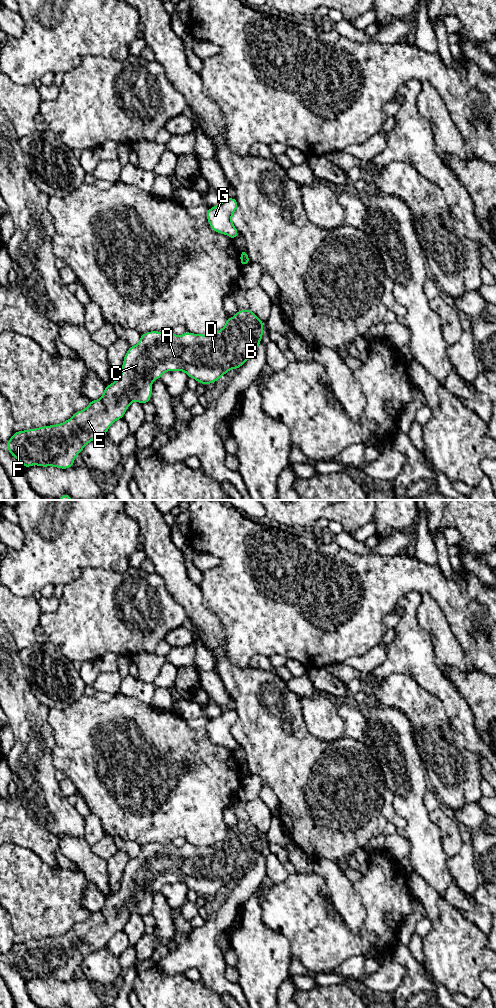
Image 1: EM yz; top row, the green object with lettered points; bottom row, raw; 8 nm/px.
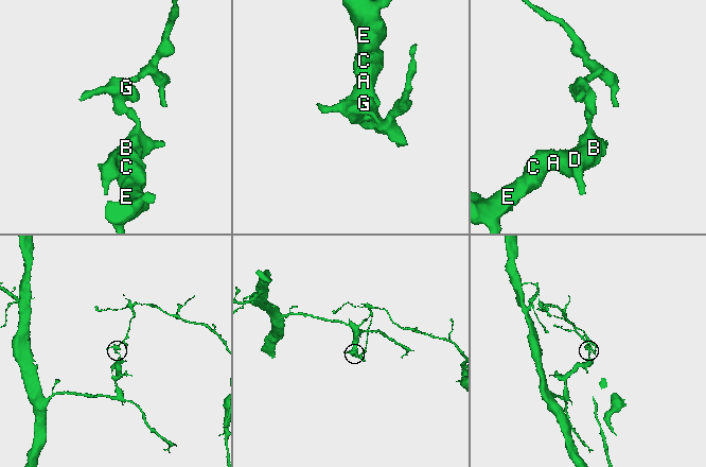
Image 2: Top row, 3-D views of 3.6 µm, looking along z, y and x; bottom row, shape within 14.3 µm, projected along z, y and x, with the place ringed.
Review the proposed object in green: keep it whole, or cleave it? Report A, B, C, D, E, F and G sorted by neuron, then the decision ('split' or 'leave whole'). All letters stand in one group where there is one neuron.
A B C D E F / G | split

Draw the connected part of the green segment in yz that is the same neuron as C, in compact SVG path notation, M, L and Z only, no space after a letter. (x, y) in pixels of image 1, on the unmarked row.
M249 820L237 822L232 830L227 829L225 838L211 847L193 846L186 843L181 848L170 844L149 843L141 846L136 858L129 858L122 876L121 887L110 897L104 899L103 907L98 912L90 912L89 917L63 935L39 940L15 943L6 958L9 965L16 970L26 981L32 976L40 979L53 978L60 981L69 981L74 977L74 972L81 966L83 960L91 953L106 948L109 939L123 928L134 913L144 917L151 913L152 895L161 891L167 883L184 883L189 890L194 890L203 897L212 896L220 891L231 881L239 881L249 872L257 862L263 848L264 834L260 832Z

